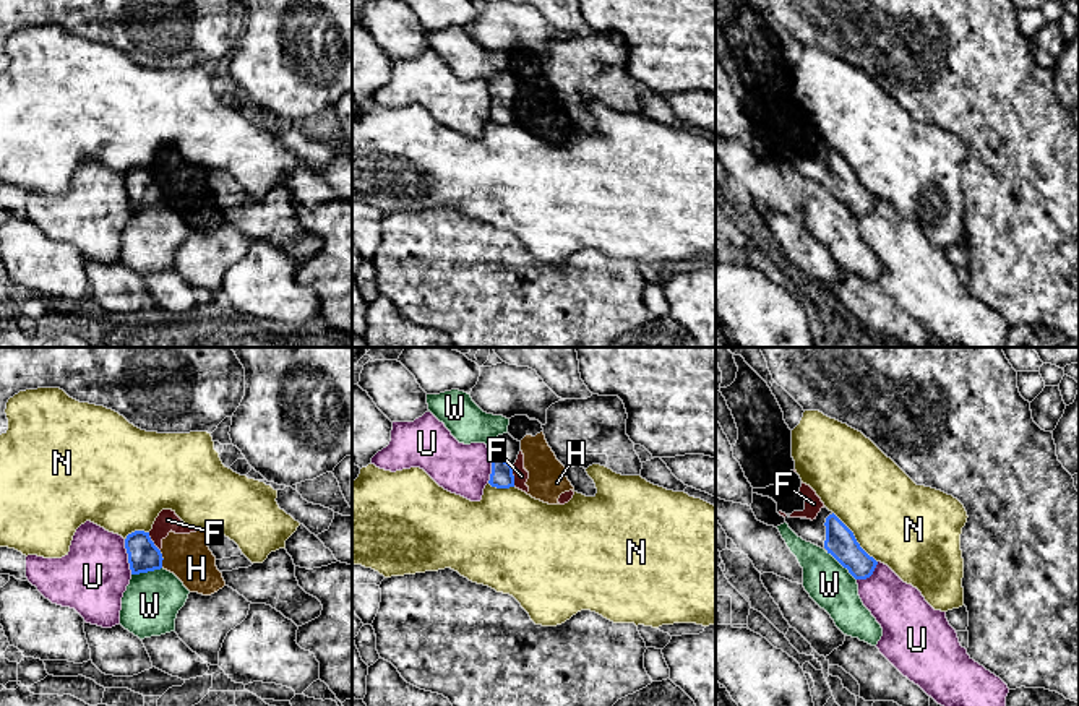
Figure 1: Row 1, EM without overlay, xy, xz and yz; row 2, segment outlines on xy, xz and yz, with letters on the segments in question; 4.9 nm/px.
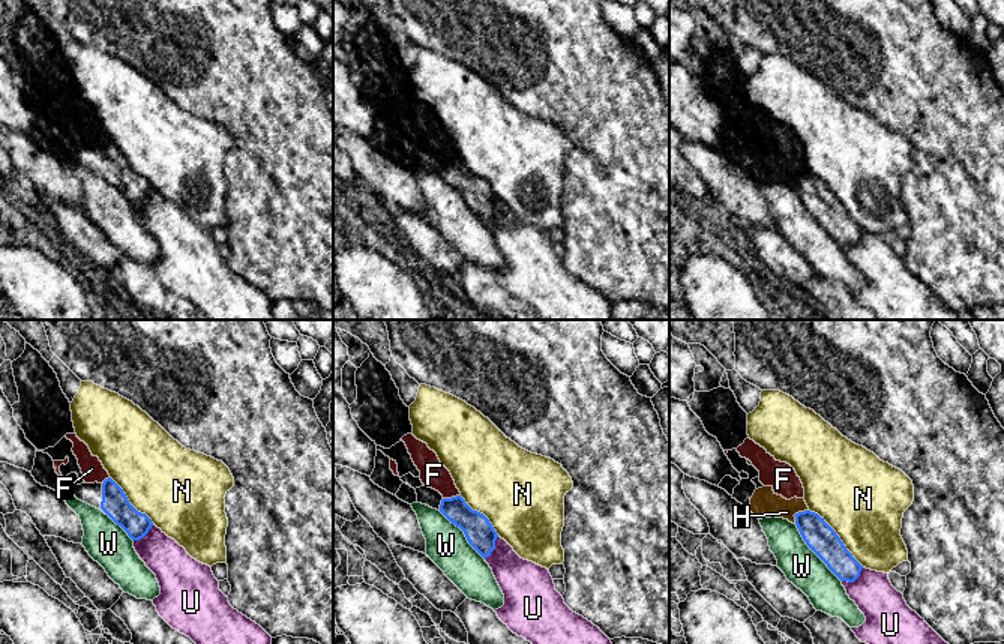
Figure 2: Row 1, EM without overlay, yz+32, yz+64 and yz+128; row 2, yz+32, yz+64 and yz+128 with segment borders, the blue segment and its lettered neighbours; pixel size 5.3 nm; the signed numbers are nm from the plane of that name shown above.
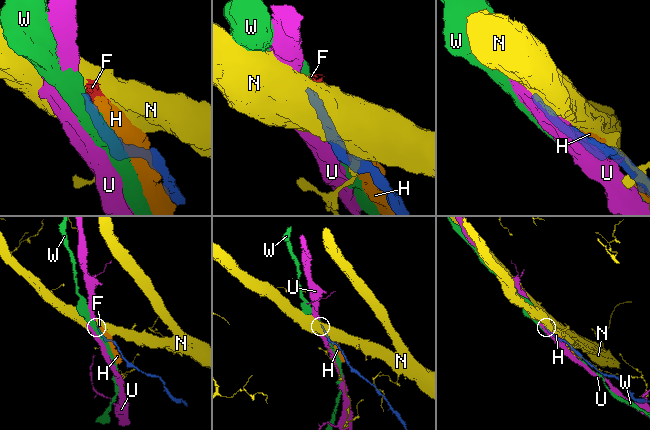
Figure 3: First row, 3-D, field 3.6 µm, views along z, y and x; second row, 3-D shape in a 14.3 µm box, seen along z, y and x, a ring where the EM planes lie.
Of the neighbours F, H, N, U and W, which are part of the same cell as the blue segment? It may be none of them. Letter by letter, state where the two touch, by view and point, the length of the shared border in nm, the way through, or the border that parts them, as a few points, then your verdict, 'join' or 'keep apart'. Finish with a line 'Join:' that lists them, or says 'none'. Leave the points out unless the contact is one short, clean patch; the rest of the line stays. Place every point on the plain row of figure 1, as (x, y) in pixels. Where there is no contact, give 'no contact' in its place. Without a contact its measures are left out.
F: meets blue in xz at (513, 112); contact 110 nm long; border along xz (511, 103), (515, 122); keep apart
H: meets blue in xy at (163, 195); contact 90 nm long; keep apart
N: meets blue in yz at (854, 174); contact 340 nm long; keep apart
U: meets blue in xy at (128, 193); contact 180 nm long; keep apart
W: meets blue in yz at (842, 202); contact 200 nm long; keep apart
Join: none

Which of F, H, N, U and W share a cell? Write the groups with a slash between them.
F H / N / U / W

